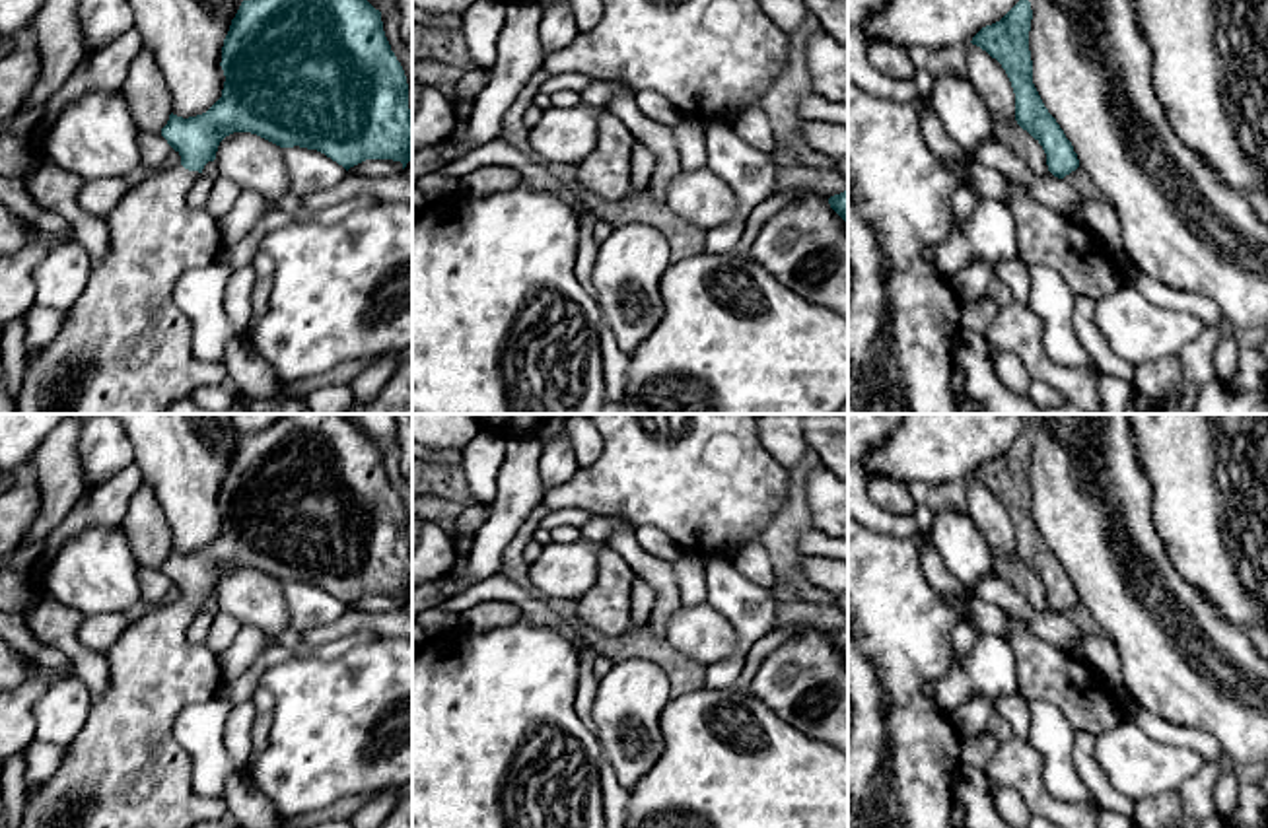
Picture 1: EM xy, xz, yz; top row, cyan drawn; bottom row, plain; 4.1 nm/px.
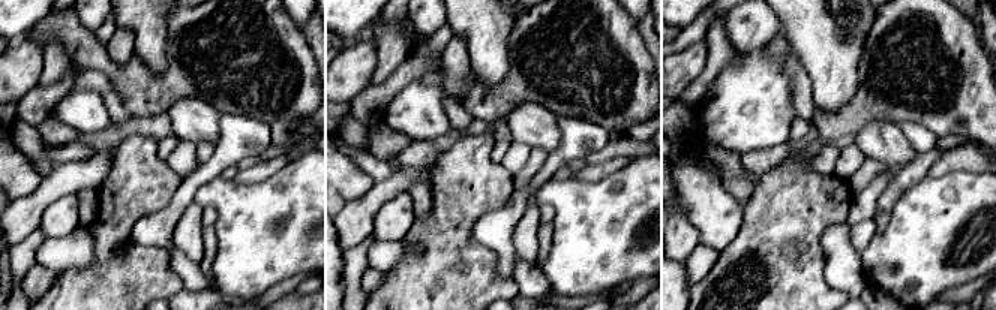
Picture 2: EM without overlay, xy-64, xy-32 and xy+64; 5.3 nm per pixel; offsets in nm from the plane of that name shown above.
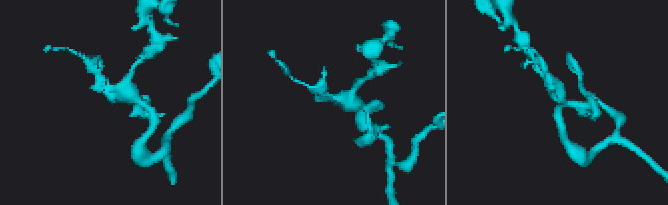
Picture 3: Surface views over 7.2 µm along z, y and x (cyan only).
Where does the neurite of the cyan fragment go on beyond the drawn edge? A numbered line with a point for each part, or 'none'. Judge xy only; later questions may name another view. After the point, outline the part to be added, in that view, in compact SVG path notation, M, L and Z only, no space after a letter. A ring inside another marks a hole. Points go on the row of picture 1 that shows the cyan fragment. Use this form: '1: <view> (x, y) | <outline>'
1: xy (125, 346) | M181 163L152 171L105 218L109 251L103 260L91 262L89 280L66 309L60 332L33 360L27 360L21 389L14 398L16 414L159 414L194 389L228 379L224 363L194 356L193 323L173 301L177 280L187 270L210 266L224 247L218 222L204 208L189 206L187 194L198 175Z

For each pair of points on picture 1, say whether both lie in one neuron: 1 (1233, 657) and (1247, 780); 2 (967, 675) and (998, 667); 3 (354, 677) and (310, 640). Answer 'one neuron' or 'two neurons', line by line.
1: two neurons
2: one neuron
3: two neurons

